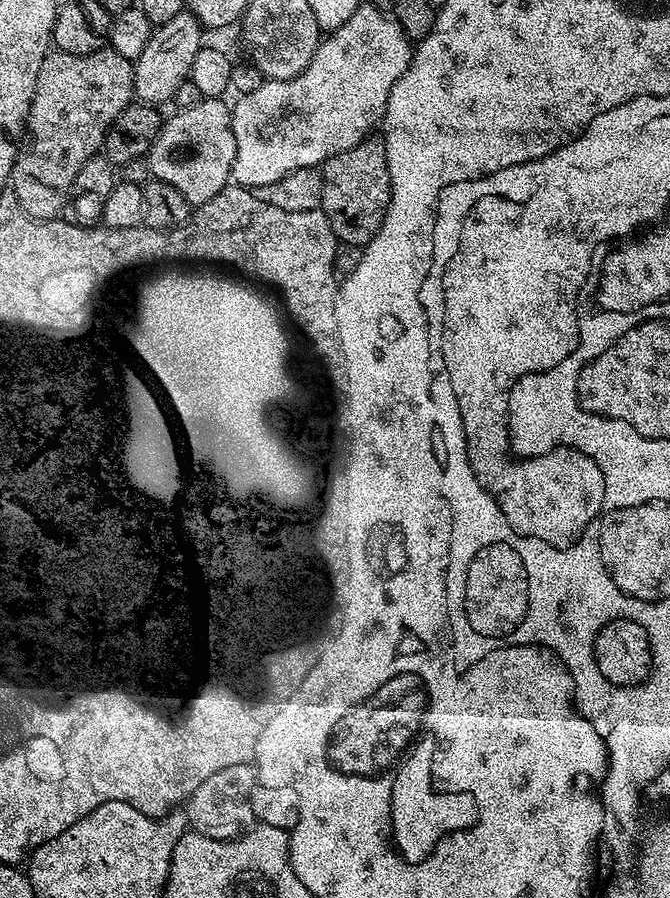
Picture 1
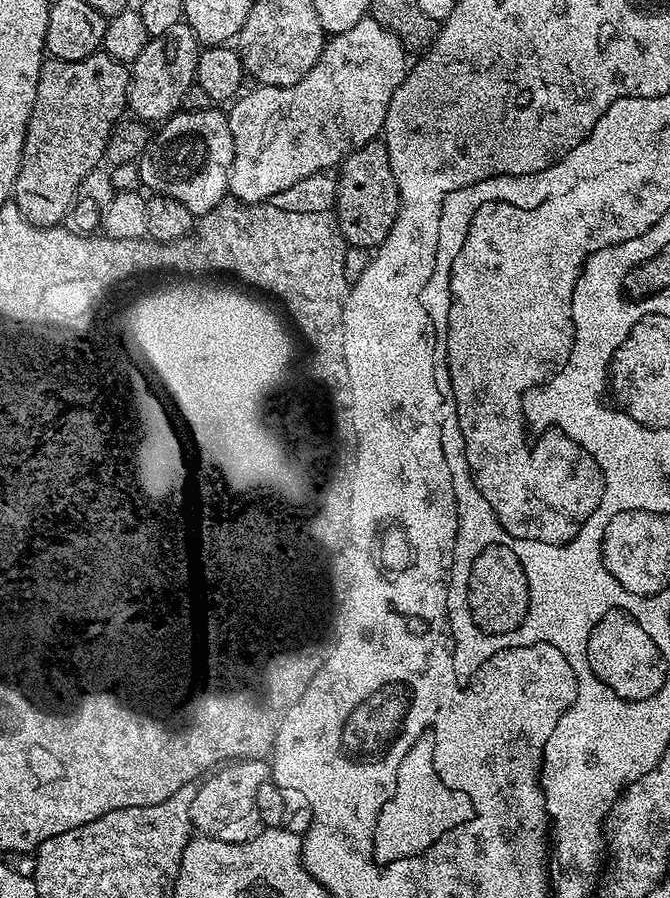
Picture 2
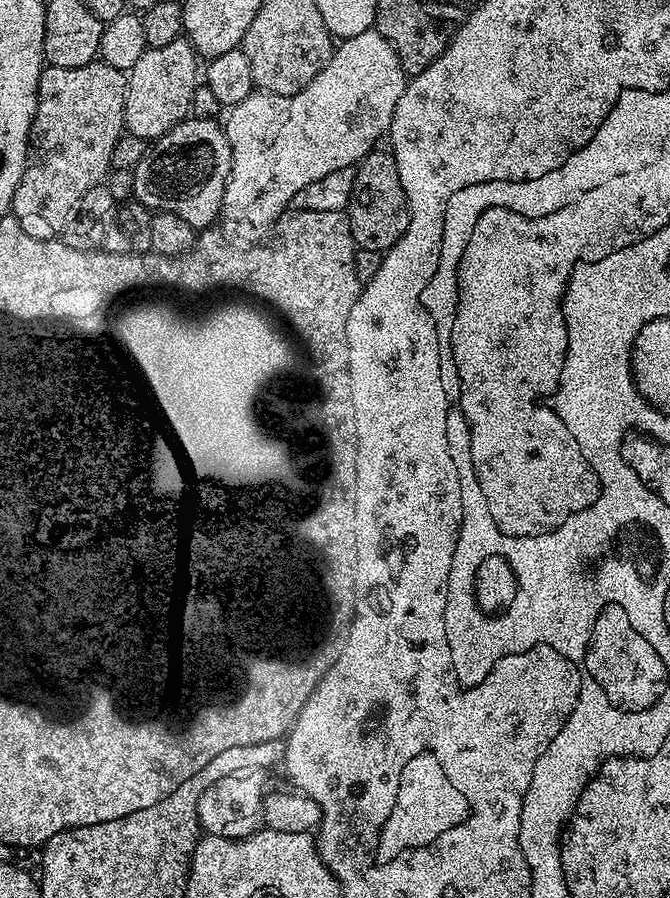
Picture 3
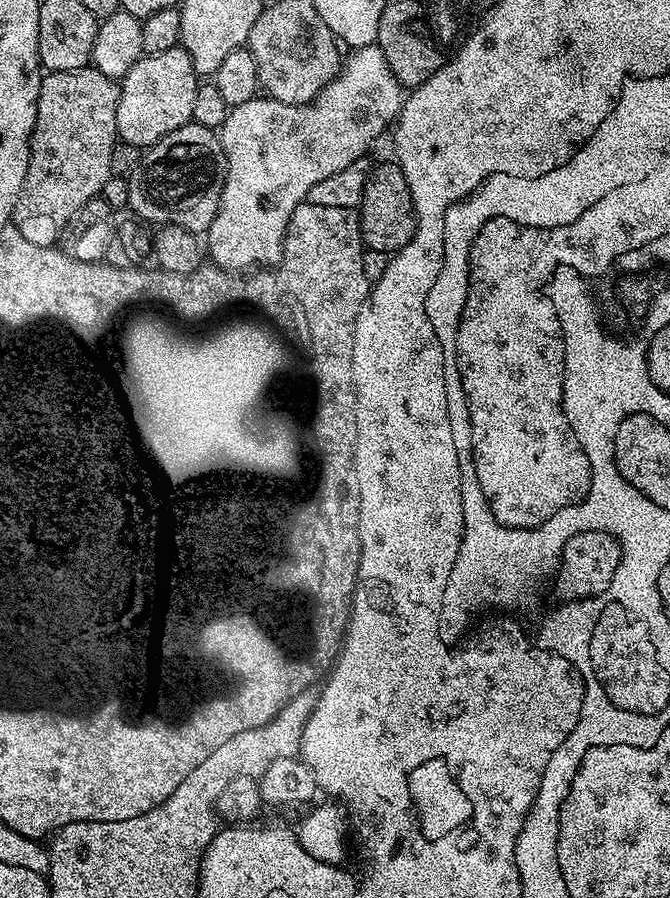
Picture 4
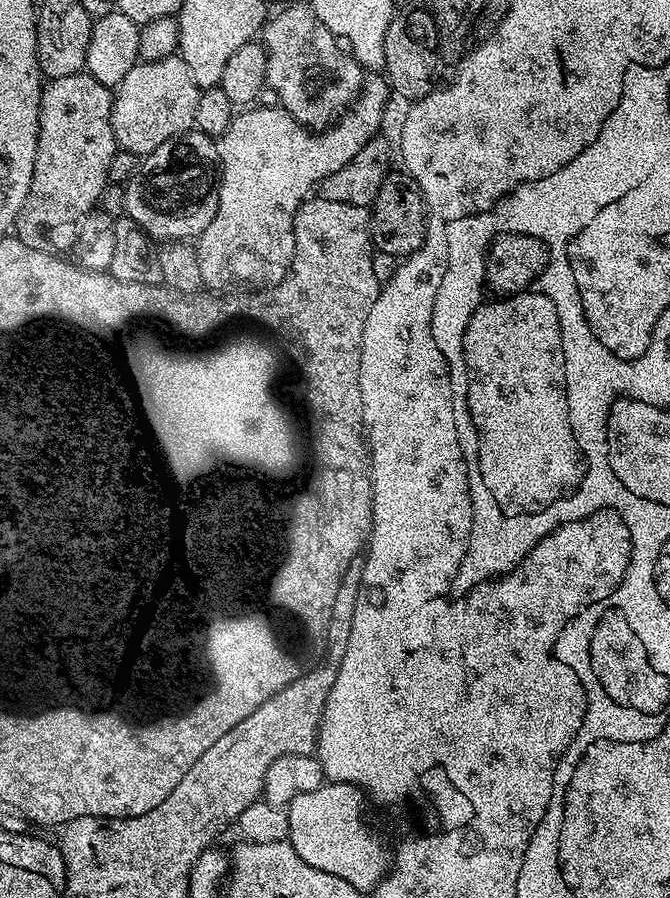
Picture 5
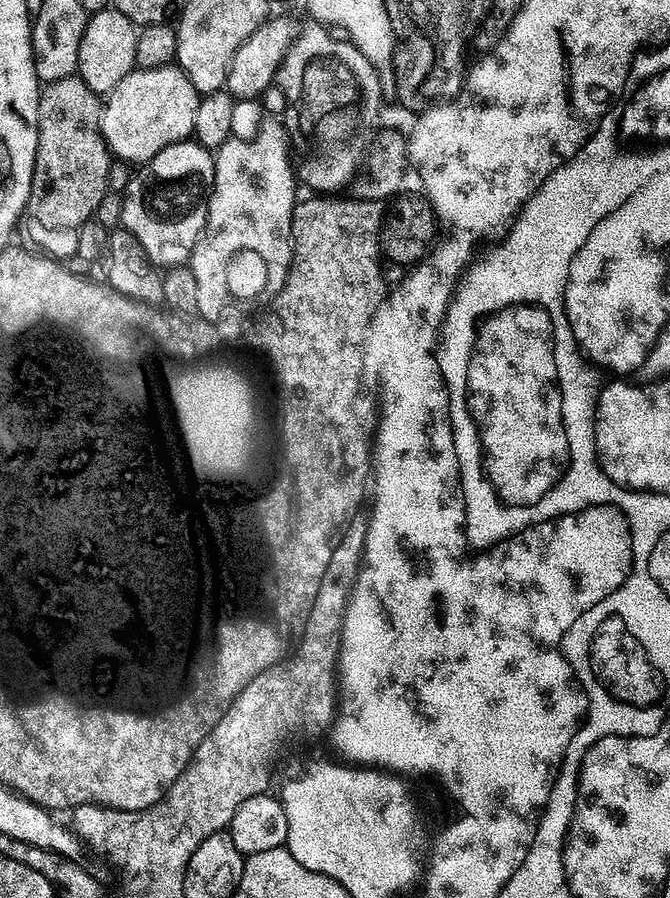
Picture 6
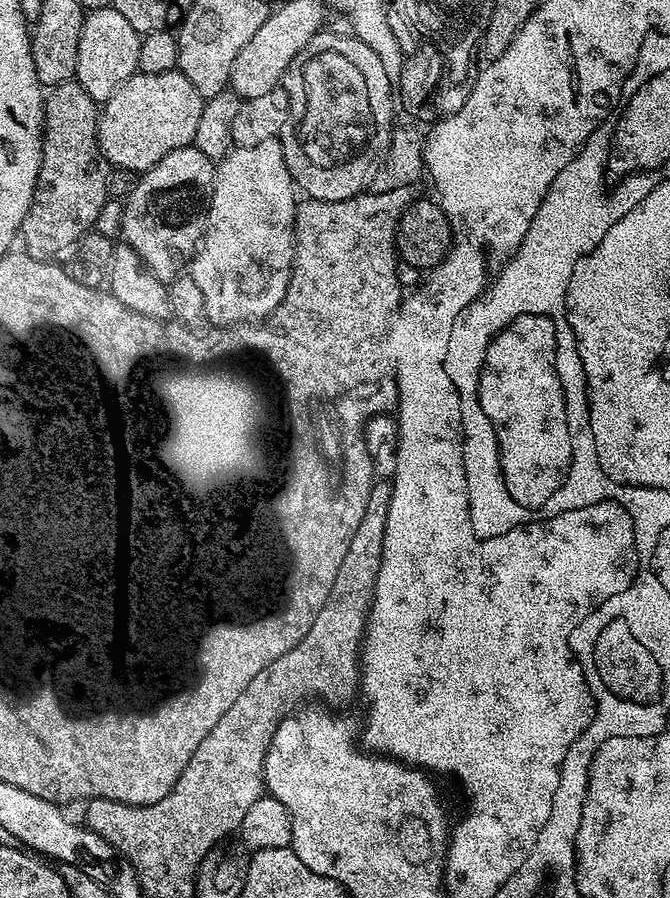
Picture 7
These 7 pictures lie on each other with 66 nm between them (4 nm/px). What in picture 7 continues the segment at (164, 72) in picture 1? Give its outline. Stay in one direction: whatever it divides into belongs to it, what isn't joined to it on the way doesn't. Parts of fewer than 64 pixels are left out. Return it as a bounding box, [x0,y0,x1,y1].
[98,70,205,174]

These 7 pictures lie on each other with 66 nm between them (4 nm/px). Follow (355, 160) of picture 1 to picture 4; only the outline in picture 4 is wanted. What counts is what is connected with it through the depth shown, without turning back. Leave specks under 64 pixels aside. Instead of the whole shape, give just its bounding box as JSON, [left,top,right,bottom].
[358,163,416,254]

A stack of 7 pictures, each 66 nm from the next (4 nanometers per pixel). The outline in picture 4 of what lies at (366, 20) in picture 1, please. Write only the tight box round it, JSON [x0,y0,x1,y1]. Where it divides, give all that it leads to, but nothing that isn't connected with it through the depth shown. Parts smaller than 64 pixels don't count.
[206,46,402,270]

